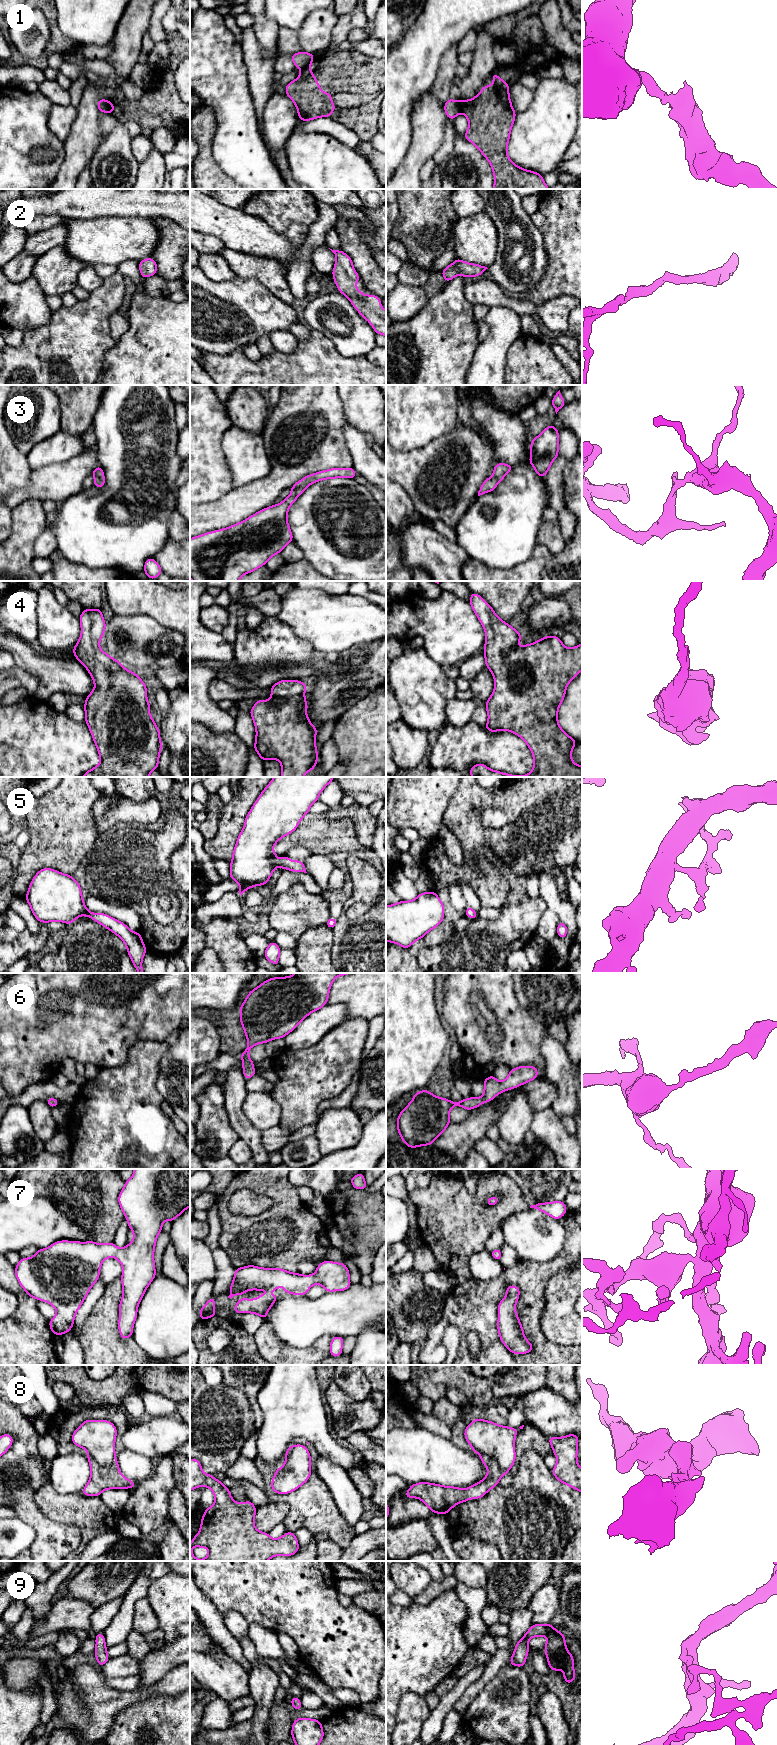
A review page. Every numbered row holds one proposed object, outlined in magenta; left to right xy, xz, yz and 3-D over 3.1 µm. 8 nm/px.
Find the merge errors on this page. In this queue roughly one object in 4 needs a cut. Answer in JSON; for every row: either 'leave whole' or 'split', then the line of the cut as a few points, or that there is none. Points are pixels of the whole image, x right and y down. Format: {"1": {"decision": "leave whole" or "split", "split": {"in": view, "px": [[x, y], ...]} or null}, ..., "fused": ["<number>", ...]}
{"1": {"decision": "split", "split": {"in": "yz", "px": [[458, 102], [460, 111]]}}, "2": {"decision": "leave whole", "split": null}, "3": {"decision": "leave whole", "split": null}, "4": {"decision": "leave whole", "split": null}, "5": {"decision": "leave whole", "split": null}, "6": {"decision": "leave whole", "split": null}, "7": {"decision": "leave whole", "split": null}, "8": {"decision": "split", "split": {"in": "xy", "px": [[89, 1453], [101, 1465], [109, 1465], [115, 1459]]}}, "9": {"decision": "leave whole", "split": null}, "fused": ["1", "8"]}

